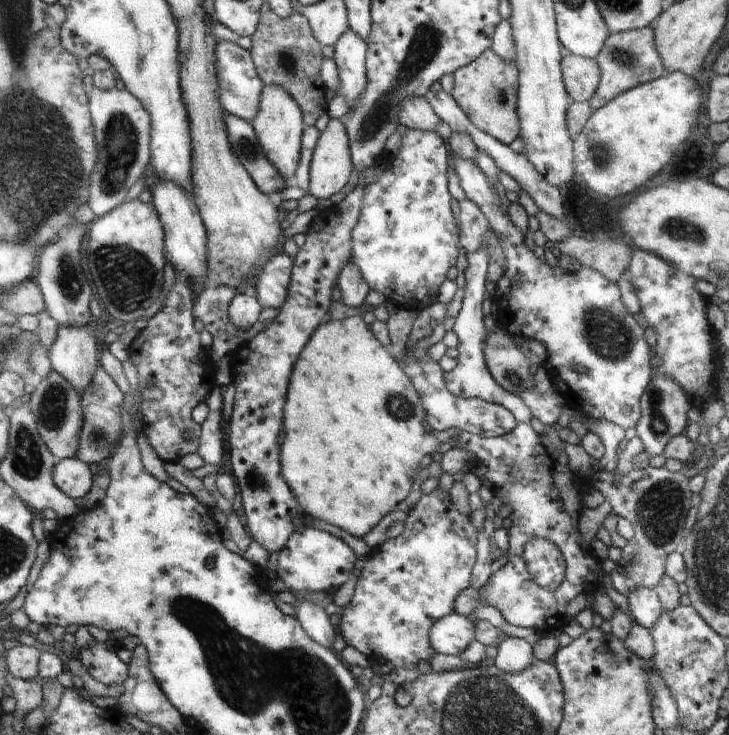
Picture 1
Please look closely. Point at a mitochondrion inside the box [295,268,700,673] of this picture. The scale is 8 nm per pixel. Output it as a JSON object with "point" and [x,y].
{"point":[660,507]}

